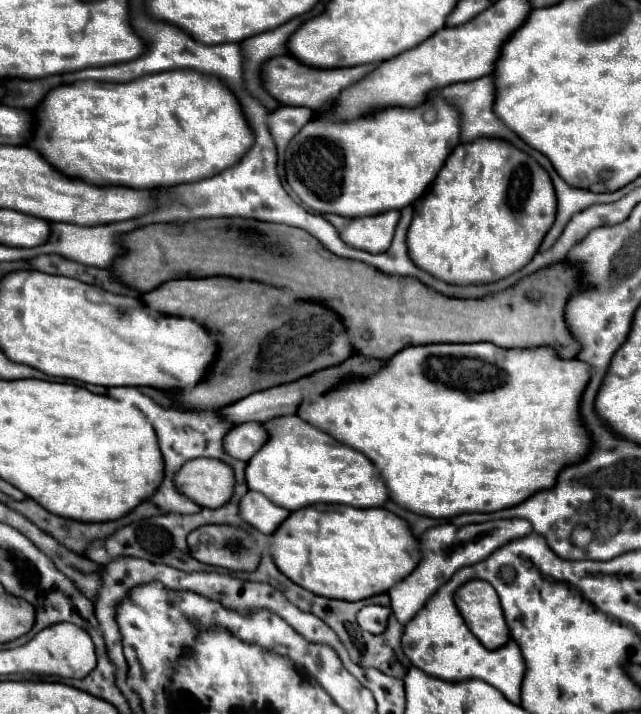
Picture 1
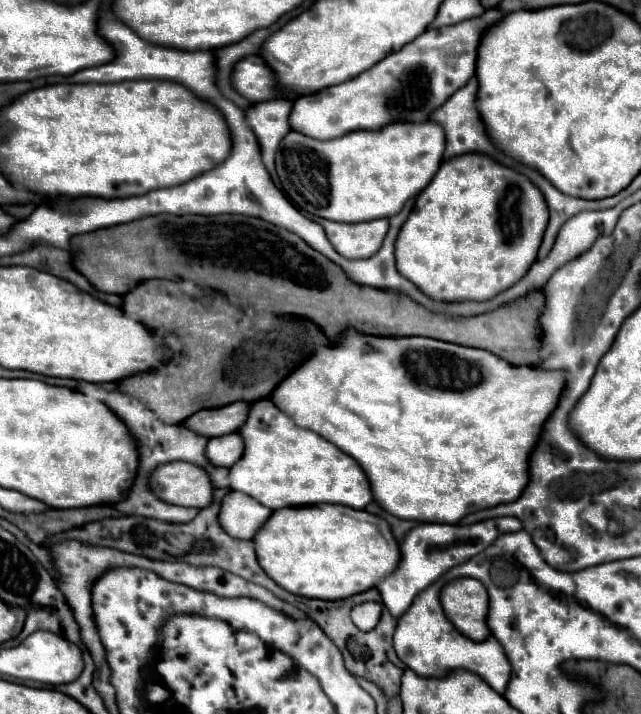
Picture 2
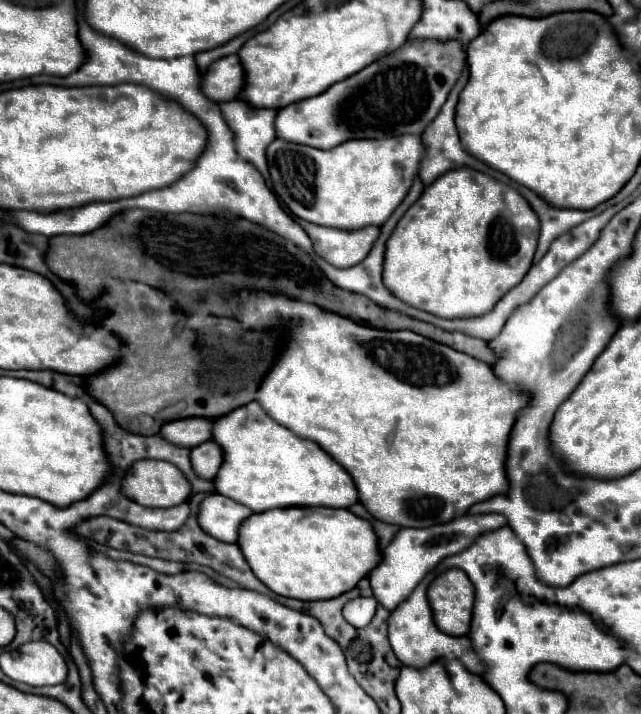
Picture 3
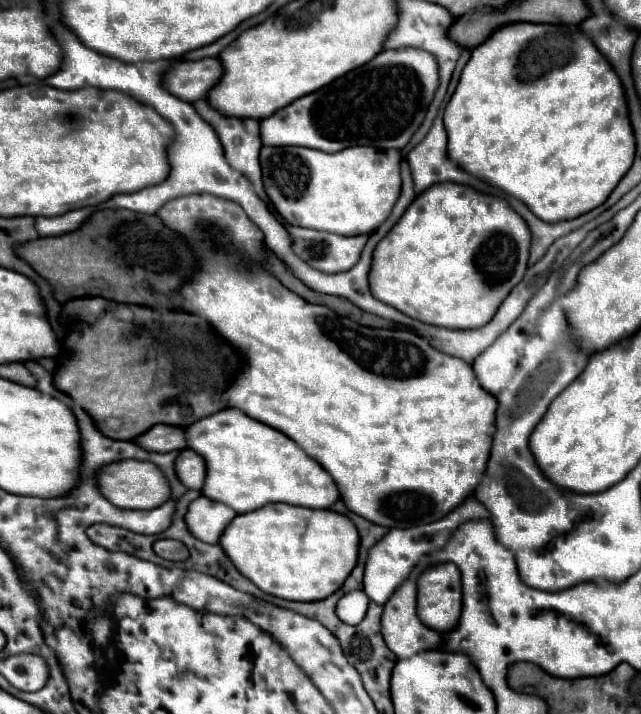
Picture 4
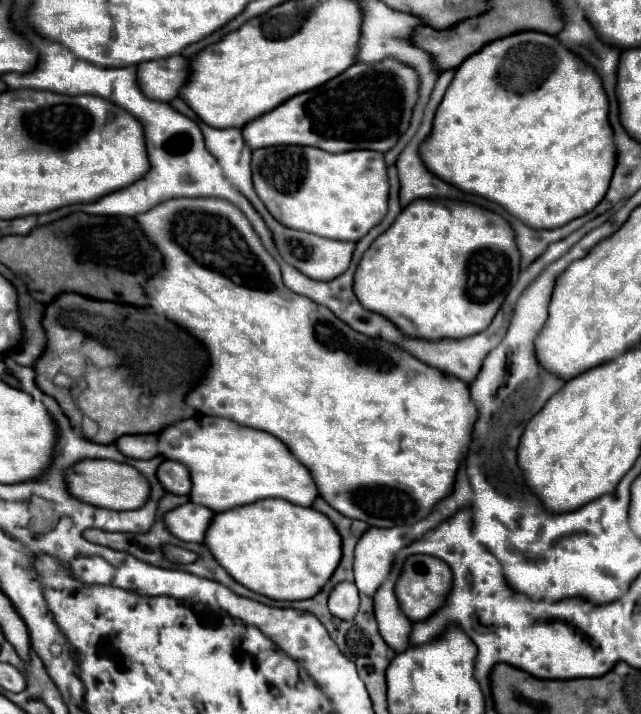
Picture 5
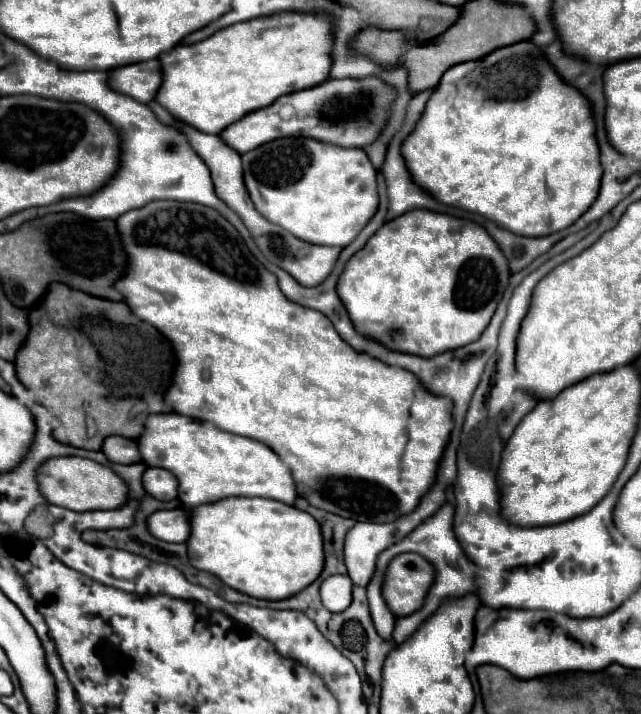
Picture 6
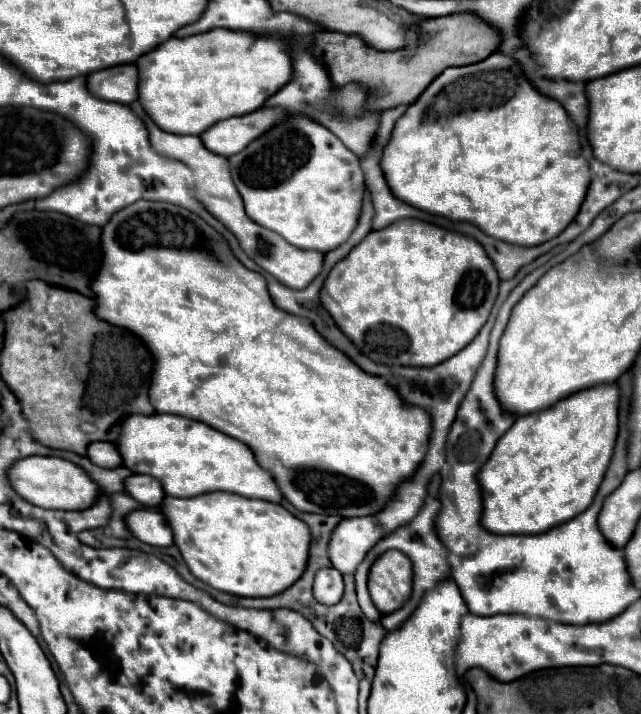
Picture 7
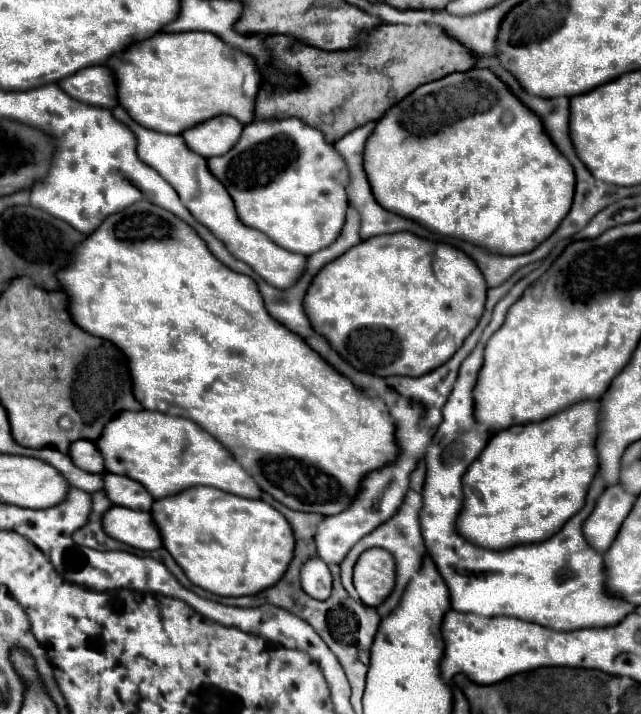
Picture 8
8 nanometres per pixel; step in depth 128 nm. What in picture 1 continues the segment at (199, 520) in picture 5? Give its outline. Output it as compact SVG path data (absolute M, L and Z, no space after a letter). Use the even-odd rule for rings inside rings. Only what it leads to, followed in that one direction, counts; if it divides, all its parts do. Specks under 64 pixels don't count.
M248 492L240 502L240 514L260 532L272 534L290 516L290 510L284 510L260 492Z

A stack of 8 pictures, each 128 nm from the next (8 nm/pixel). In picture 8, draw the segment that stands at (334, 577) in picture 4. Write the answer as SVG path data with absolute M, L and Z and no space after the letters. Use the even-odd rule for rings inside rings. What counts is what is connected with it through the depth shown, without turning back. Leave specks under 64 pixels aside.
M194 486L192 490L156 500L152 518L162 534L164 548L182 566L192 584L218 596L252 596L276 584L294 556L294 534L290 522L264 500L246 500L218 488Z

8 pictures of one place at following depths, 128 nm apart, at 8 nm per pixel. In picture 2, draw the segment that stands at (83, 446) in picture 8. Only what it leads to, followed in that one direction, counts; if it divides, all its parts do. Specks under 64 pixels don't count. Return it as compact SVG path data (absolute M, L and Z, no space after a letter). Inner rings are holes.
M234 402L222 408L200 410L192 418L188 418L186 426L190 426L194 432L204 434L208 438L230 434L242 428L242 424L248 418L250 408L252 408L252 402Z

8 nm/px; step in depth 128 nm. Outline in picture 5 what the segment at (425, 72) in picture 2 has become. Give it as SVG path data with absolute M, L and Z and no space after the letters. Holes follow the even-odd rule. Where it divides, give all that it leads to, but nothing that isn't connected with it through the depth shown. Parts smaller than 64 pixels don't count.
M384 58L372 64L360 62L320 88L298 94L272 112L248 122L244 126L244 140L252 150L296 144L326 152L348 152L356 148L388 152L408 130L412 110L418 102L418 90L418 72L396 58Z

